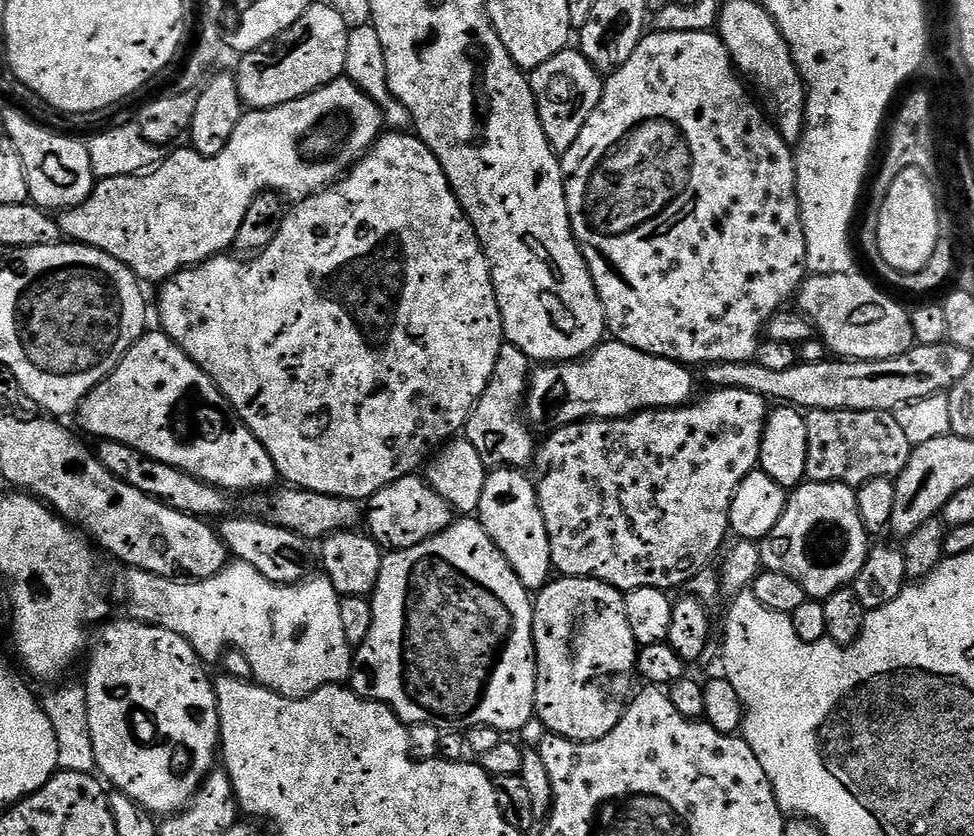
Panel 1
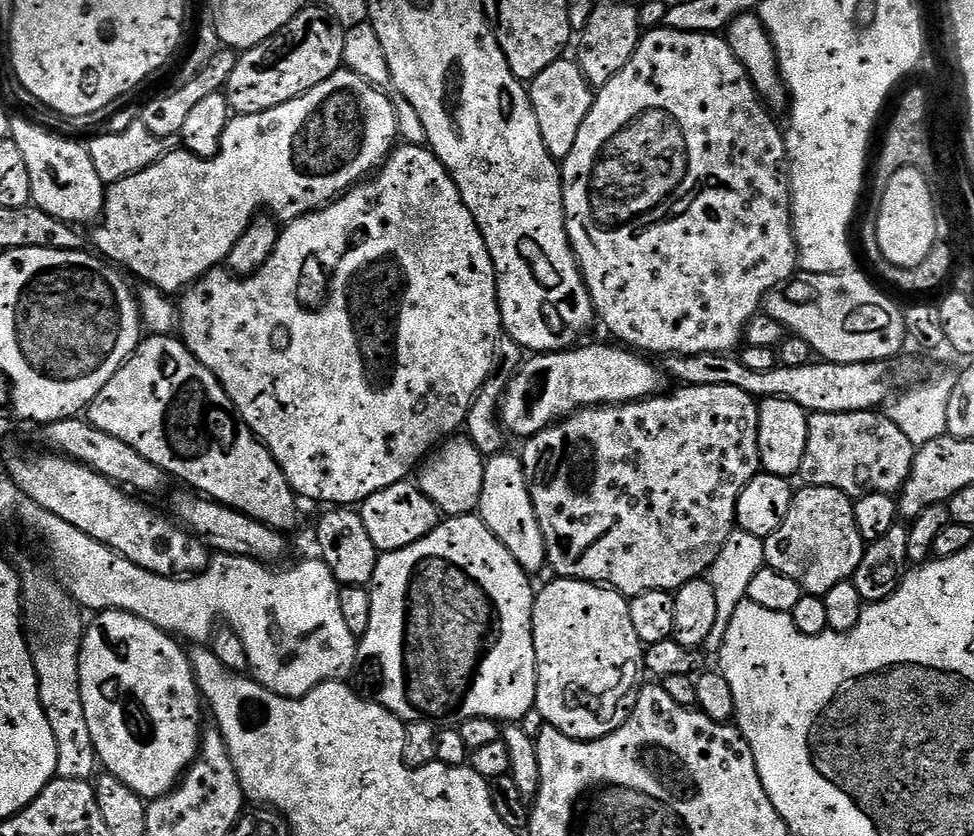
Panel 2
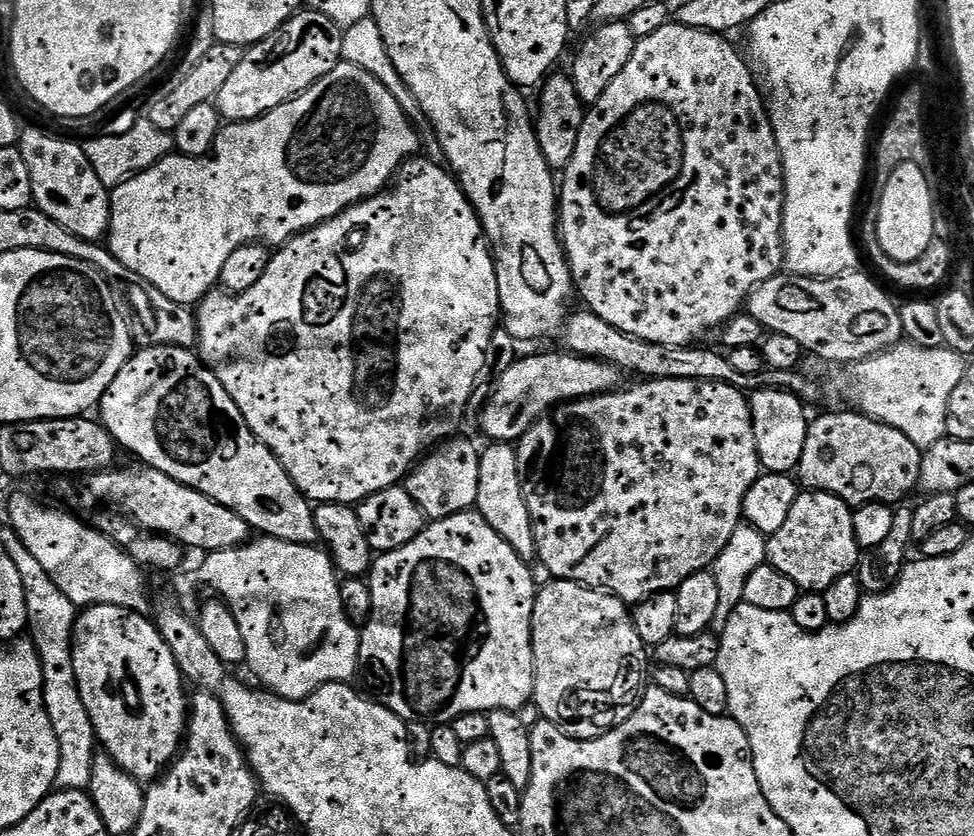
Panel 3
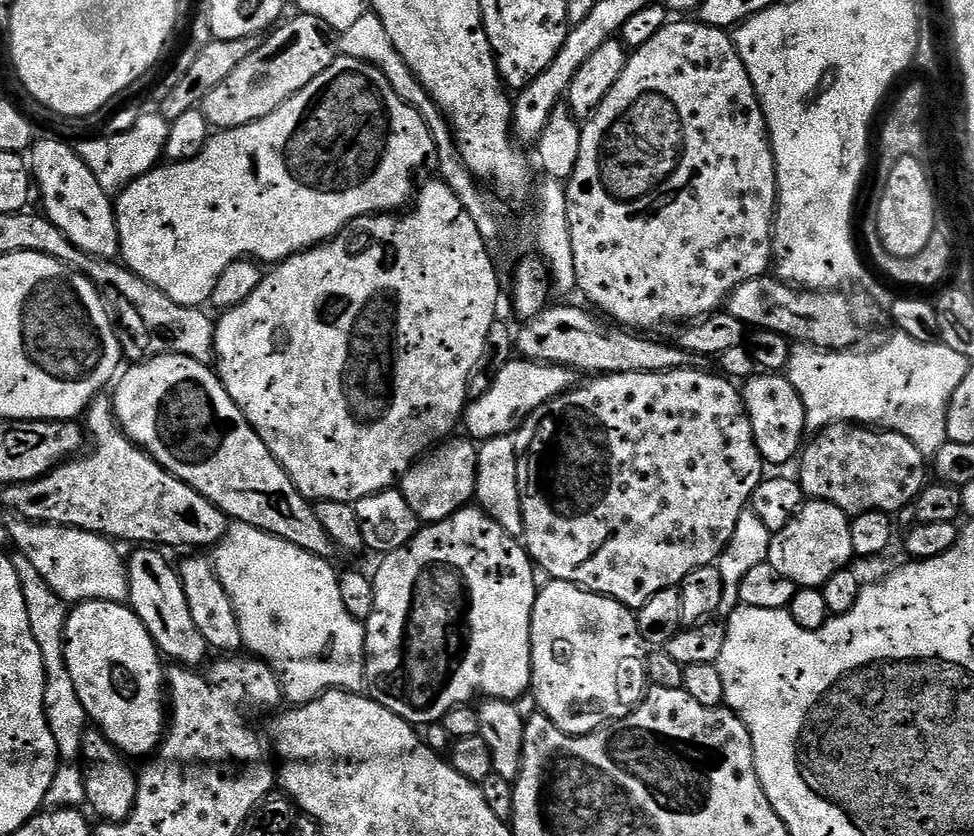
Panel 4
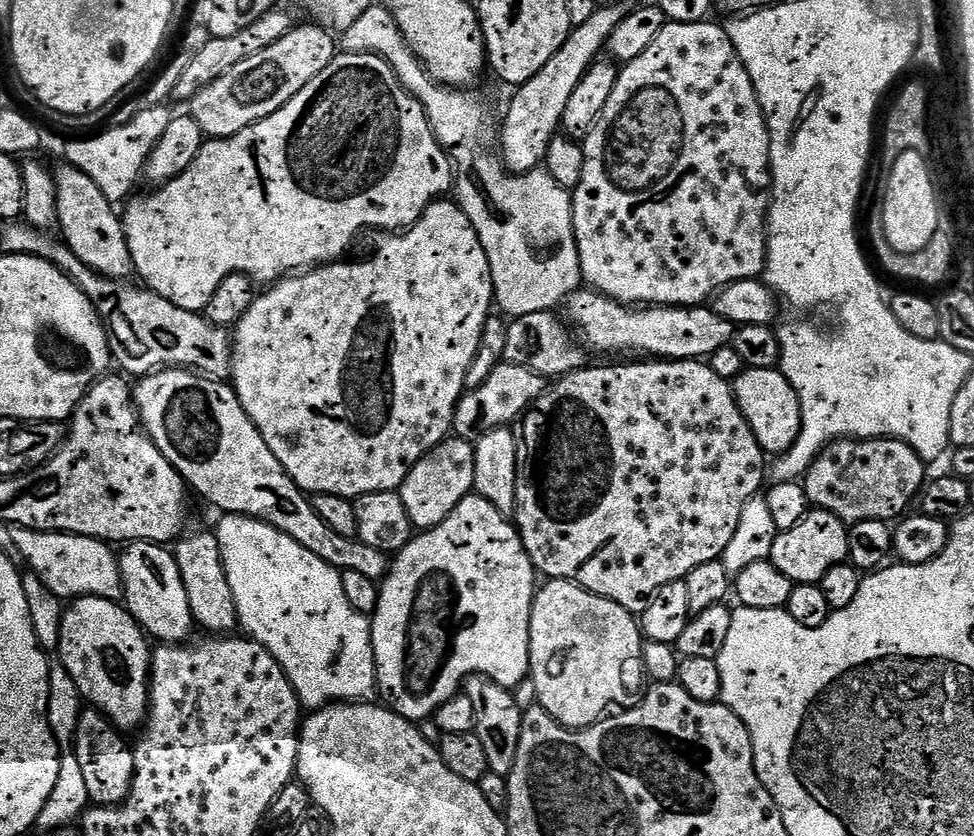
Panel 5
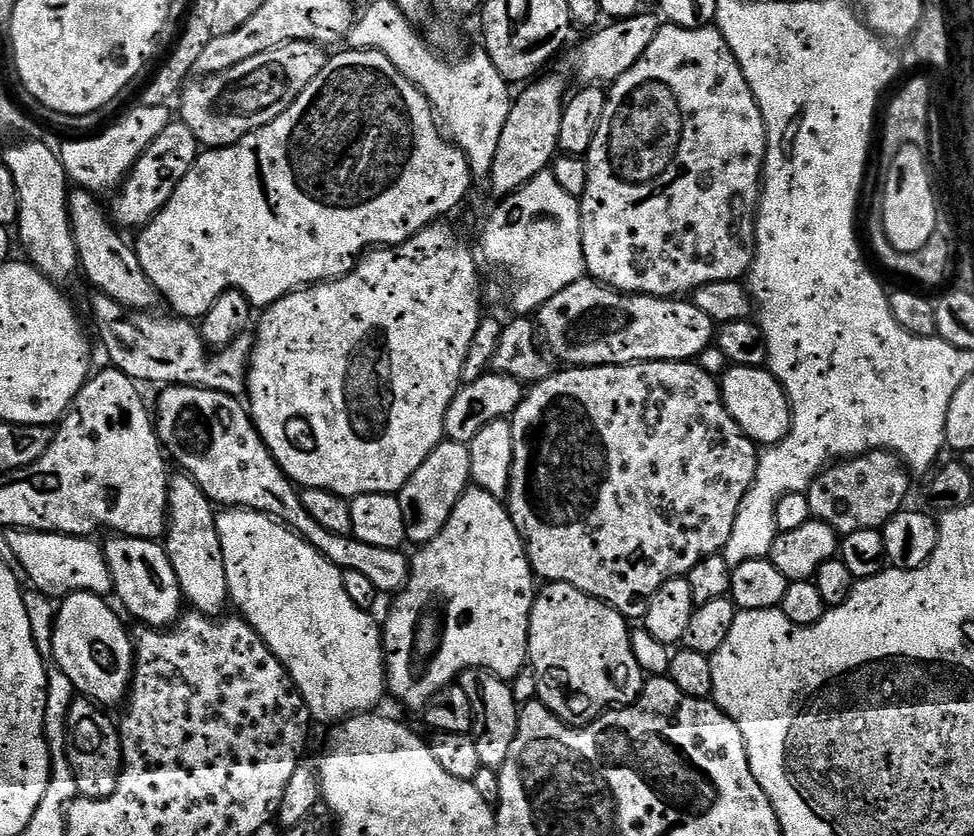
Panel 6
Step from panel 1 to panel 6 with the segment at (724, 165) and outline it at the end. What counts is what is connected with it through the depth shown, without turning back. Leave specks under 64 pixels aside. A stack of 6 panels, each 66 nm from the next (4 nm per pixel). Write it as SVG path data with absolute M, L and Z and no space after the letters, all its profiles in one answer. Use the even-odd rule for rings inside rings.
M665 23L658 30L654 42L650 42L646 54L642 54L642 58L638 63L630 70L626 70L626 74L619 76L611 85L610 91L608 92L608 101L606 102L606 114L602 114L602 126L598 126L598 134L594 134L594 146L590 146L586 157L588 161L586 190L578 199L580 202L580 217L582 218L584 267L587 275L593 280L599 280L601 284L607 287L617 288L619 292L630 292L637 296L667 296L669 298L680 298L685 294L691 294L695 292L696 289L706 286L710 282L740 280L741 278L747 277L748 273L752 271L752 259L756 257L756 209L760 207L764 159L767 153L768 128L764 124L764 115L758 106L758 102L754 98L754 94L750 90L750 86L746 82L746 74L742 74L742 66L738 62L738 58L734 58L730 46L726 42L726 38L722 38L722 34L714 26L706 28L679 28L677 24Z

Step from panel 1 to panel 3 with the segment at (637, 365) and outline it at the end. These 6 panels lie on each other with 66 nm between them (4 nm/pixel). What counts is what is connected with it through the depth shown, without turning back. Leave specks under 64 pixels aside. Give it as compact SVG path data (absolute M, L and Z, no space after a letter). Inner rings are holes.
M567 350L559 351L540 352L537 356L521 355L506 374L498 377L492 395L480 412L480 428L489 436L489 441L497 444L519 442L552 409L573 400L614 392L621 387L622 372L616 365L588 356L575 356Z

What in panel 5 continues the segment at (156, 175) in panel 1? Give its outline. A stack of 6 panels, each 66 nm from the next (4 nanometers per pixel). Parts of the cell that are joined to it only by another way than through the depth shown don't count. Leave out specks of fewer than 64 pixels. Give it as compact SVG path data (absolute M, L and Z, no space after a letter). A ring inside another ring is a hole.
M341 51L332 59L330 66L318 74L286 106L282 106L270 118L262 118L246 130L233 136L205 139L200 148L198 158L190 162L190 166L178 178L152 190L149 196L137 195L127 201L122 212L126 242L130 246L132 266L135 275L141 276L143 283L151 291L157 292L162 298L174 302L174 306L182 306L182 310L203 313L208 307L210 298L214 298L214 290L222 286L227 276L242 272L260 286L271 286L278 280L285 279L301 270L311 270L321 264L340 262L345 259L348 247L356 240L356 235L363 228L367 230L407 230L432 204L432 201L447 197L454 188L454 165L452 157L444 151L432 133L430 122L426 118L424 108L398 82L394 70L382 58L374 54L350 54Z

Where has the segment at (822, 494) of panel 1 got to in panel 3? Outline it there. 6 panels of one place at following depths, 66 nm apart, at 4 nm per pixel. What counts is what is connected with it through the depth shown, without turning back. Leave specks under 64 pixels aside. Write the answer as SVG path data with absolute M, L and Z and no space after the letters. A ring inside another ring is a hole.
M801 491L794 502L786 522L773 536L767 537L767 563L772 564L786 578L791 578L797 586L806 592L824 593L838 578L853 575L861 561L862 550L854 538L853 509L846 501L832 493L818 491Z

